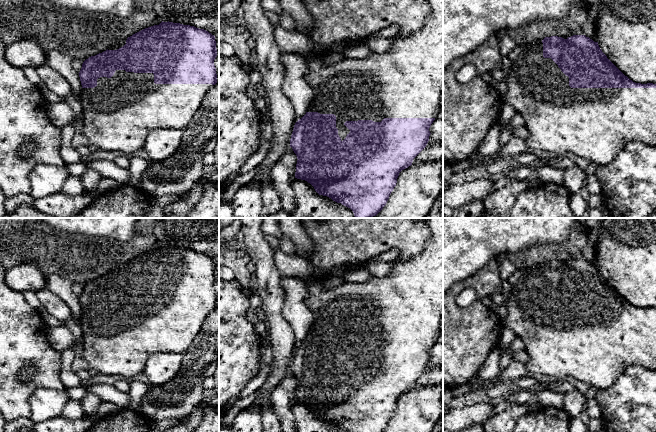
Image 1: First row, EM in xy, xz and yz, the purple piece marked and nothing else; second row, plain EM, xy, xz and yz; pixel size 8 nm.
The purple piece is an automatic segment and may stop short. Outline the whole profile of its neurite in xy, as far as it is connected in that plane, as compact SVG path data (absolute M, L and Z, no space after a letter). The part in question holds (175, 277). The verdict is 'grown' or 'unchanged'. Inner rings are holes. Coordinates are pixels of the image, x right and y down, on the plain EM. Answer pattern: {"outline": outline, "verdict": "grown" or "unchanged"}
{"outline": "M161 246L145 252L132 260L128 261L126 268L117 274L106 274L95 280L86 283L79 296L81 305L81 315L79 325L82 328L82 349L83 358L91 368L94 368L101 375L118 375L123 379L132 380L138 374L143 373L146 362L151 354L154 353L184 353L191 346L194 338L202 328L205 318L217 307L216 292L214 284L217 280L215 260L204 253L199 253L190 249L183 249L173 246Z", "verdict": "grown"}

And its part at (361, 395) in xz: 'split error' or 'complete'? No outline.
split error

